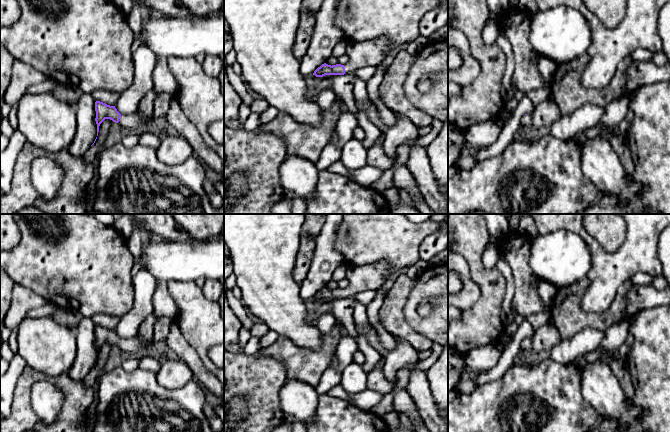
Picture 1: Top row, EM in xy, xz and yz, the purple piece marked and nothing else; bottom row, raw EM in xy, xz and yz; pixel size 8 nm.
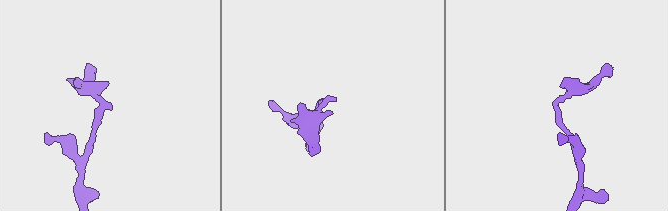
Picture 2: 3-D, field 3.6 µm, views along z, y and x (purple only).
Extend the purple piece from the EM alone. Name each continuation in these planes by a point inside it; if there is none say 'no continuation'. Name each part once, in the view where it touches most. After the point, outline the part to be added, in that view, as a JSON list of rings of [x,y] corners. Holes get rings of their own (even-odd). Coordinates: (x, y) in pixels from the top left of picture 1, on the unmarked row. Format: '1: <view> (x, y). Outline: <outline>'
1: xz (367, 277). Outline: [[[386,261],[363,266],[348,266],[346,278],[349,285],[344,289],[345,298],[363,291],[380,289],[388,278],[388,269]]]

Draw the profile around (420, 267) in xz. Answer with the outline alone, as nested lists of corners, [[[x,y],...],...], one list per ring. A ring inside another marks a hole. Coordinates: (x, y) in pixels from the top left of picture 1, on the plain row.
[[[419,260],[417,263],[408,268],[406,275],[410,278],[416,279],[422,275],[428,268],[429,264],[423,260]]]

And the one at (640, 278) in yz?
[[[638,272],[632,278],[631,281],[634,285],[650,285],[653,277],[649,274]]]

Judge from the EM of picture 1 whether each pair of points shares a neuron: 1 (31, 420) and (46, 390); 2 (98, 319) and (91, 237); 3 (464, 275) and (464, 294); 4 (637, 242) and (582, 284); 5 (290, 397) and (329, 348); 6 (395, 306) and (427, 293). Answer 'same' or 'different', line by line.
1: different
2: different
3: same
4: different
5: different
6: different

